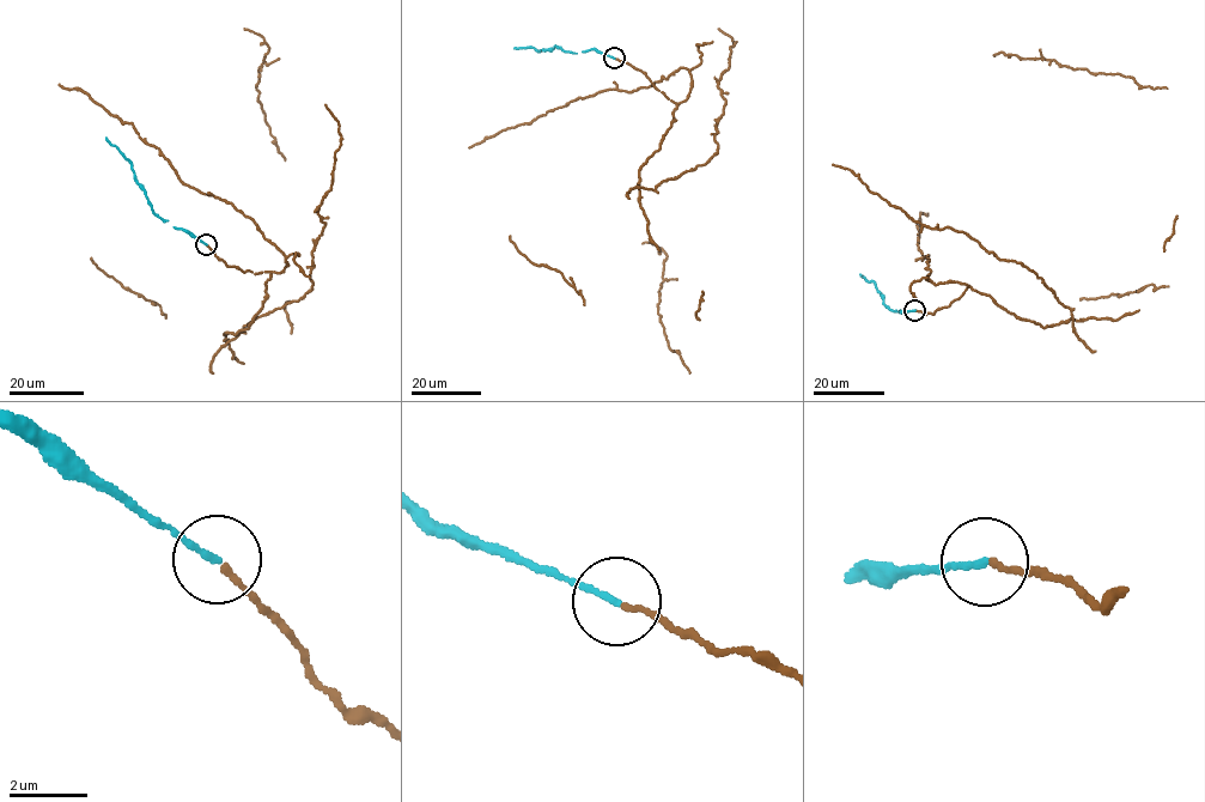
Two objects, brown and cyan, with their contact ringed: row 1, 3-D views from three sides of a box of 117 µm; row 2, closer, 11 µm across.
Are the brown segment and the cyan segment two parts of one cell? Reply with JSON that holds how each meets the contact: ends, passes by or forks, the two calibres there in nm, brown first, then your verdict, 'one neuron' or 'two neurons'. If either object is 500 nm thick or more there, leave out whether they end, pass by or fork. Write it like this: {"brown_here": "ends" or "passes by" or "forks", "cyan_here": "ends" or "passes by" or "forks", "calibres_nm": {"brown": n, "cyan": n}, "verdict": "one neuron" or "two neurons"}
{"brown_here": "ends", "cyan_here": "ends", "calibres_nm": {"brown": 130, "cyan": 160}, "verdict": "one neuron"}

